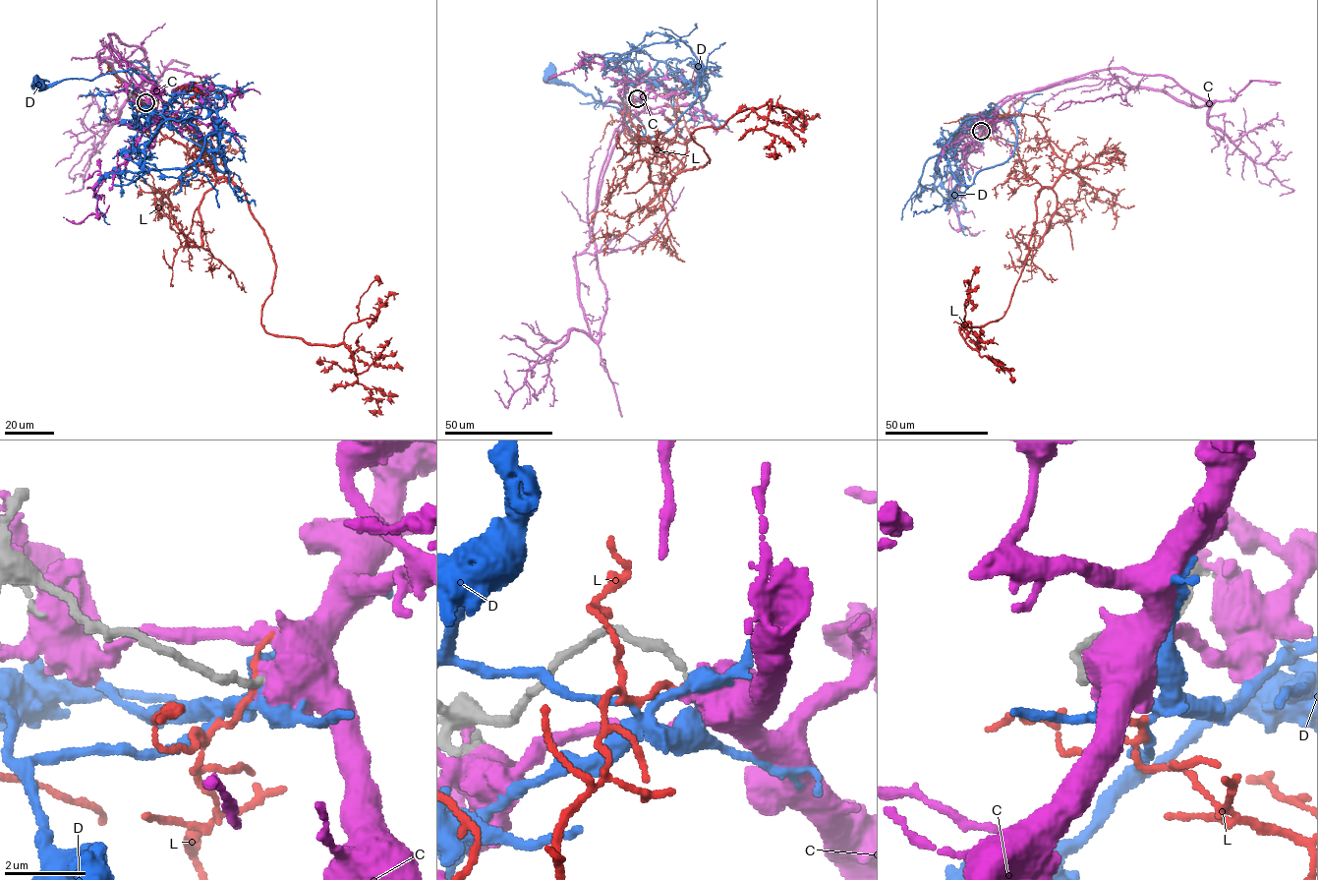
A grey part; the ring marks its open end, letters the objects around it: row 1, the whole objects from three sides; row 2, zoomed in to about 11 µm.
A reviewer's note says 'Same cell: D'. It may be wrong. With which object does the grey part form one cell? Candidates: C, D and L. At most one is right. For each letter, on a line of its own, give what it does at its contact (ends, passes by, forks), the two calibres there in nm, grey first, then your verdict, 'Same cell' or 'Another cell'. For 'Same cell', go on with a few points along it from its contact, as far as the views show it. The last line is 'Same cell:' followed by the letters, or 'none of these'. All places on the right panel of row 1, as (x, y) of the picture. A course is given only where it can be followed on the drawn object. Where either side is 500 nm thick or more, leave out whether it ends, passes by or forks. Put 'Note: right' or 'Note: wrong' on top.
Note: wrong
C: Thickness 190 nm (grey) against 800 nm. Another cell
D: It forks there. Thickness 190 nm (grey) against 200 nm. Another cell
L: It passes by. Thickness 190 nm (grey) against 120 nm. Another cell
Same cell: none of these

